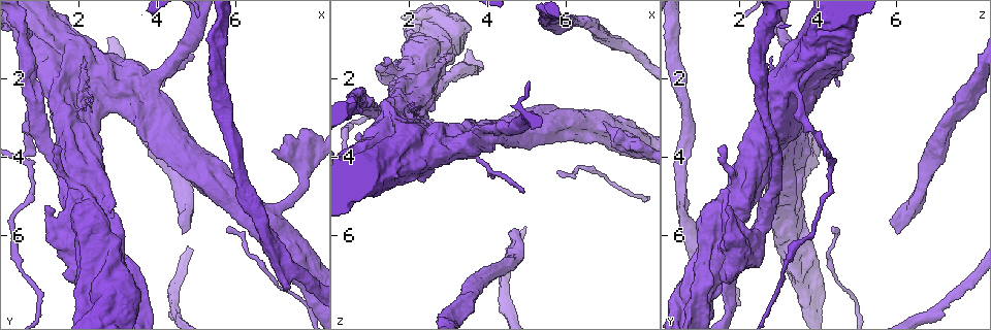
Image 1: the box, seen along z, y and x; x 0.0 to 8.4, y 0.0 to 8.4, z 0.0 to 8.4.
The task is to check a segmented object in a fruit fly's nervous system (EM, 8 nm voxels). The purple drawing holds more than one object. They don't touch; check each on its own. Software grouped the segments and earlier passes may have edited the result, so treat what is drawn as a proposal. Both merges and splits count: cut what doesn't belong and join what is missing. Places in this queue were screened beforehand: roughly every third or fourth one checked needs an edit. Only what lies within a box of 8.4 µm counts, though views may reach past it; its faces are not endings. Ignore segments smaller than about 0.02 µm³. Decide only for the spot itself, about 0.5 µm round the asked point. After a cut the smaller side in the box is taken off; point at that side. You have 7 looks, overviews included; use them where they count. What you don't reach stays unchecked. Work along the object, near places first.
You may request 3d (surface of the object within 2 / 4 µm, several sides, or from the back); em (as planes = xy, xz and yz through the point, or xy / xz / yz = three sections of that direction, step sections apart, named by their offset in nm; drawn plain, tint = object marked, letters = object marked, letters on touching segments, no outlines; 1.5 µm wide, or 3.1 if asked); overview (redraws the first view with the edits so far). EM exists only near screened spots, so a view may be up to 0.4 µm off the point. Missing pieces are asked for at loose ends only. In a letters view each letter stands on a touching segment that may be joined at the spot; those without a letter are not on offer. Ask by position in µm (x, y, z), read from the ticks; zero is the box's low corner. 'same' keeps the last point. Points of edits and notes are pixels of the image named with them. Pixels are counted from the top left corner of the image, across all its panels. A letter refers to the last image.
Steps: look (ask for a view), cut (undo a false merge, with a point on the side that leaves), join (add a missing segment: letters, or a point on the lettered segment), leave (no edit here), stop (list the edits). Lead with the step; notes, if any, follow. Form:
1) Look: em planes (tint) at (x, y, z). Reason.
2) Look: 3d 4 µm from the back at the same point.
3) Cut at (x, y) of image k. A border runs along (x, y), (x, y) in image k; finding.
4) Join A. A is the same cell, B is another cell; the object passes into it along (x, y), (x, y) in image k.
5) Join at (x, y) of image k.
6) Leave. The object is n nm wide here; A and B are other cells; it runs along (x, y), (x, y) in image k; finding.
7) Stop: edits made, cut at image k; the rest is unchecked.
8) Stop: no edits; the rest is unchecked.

Look: 3d 2 µm at (6.95, 3.85, 3.10).

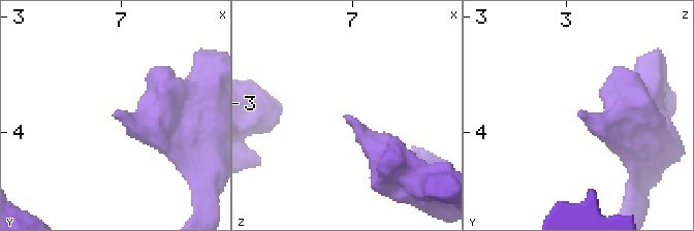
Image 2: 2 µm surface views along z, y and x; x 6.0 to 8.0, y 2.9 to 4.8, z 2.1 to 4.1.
Look: em xz step 4 (letters) at (6.92, 3.82, 3.10).

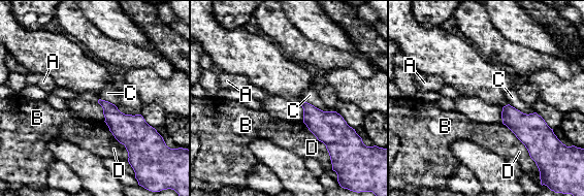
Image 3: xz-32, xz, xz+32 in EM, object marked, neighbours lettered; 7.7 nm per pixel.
Look: em planes (letters) at the same point. Cut it another way.

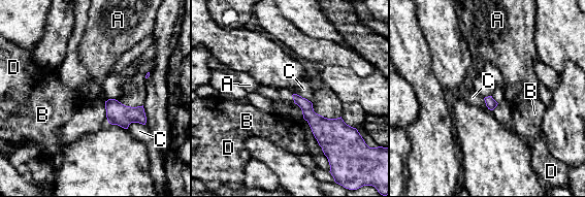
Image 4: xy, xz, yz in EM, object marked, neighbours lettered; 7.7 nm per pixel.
Leave. A, B, C and D are other cells; a border runs along (144, 125), (131, 123), (127, 129) in image 4; no lettered segment goes on from it.

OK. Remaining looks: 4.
Look: 3d 4 µm at (4.70, 5.95, 6.05). Free end.

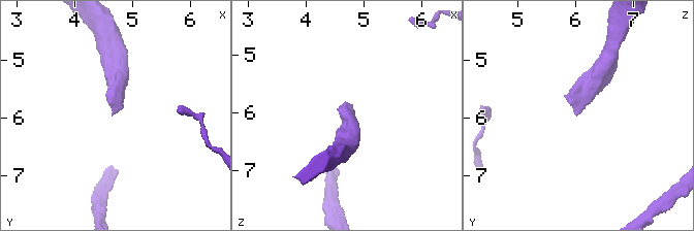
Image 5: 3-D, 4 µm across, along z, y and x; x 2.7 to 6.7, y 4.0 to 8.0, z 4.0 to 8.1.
Look: em yz step 4 (letters) at (4.70, 5.95, 6.00). Now the EM.

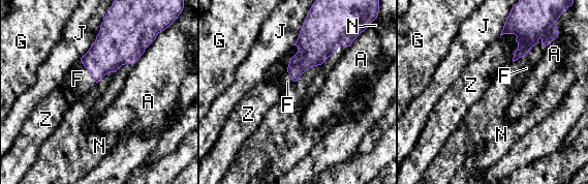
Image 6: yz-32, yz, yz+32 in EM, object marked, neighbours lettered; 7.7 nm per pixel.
Join F. F is the same cell, A, G, J, N and Z are other cells; the object passes into it along (112, 49), (88, 70), (78, 79) in image 6; it goes on there.

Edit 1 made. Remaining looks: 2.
Stop: edits made, join at image 6; the rest is unchecked.

